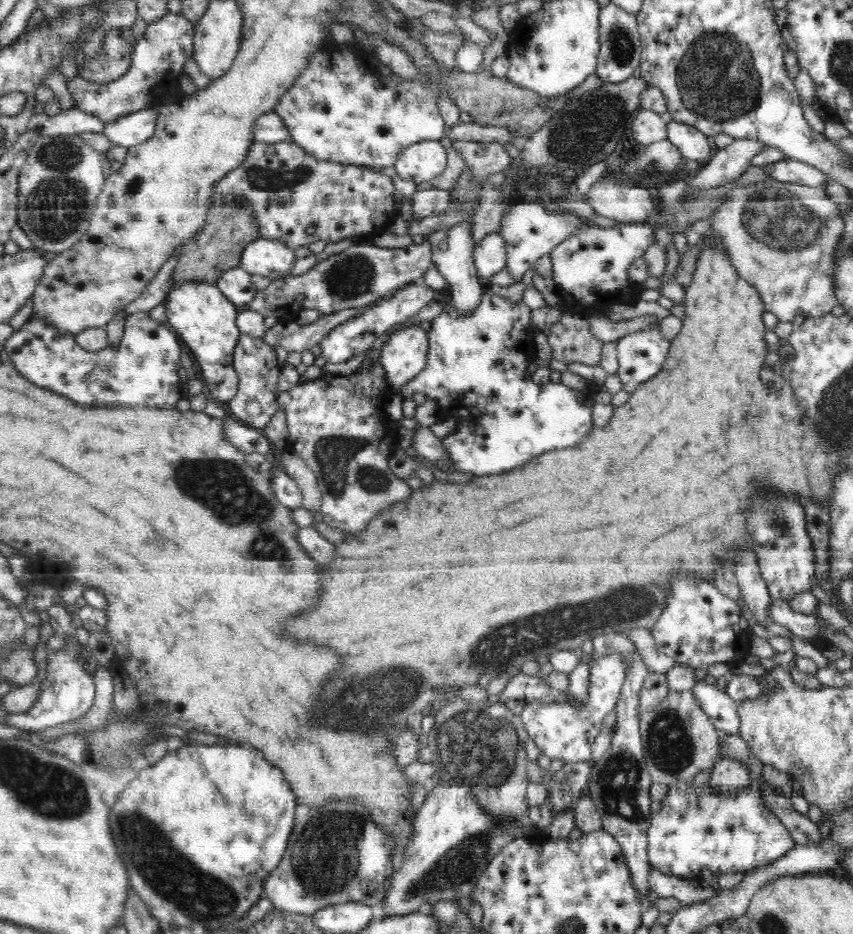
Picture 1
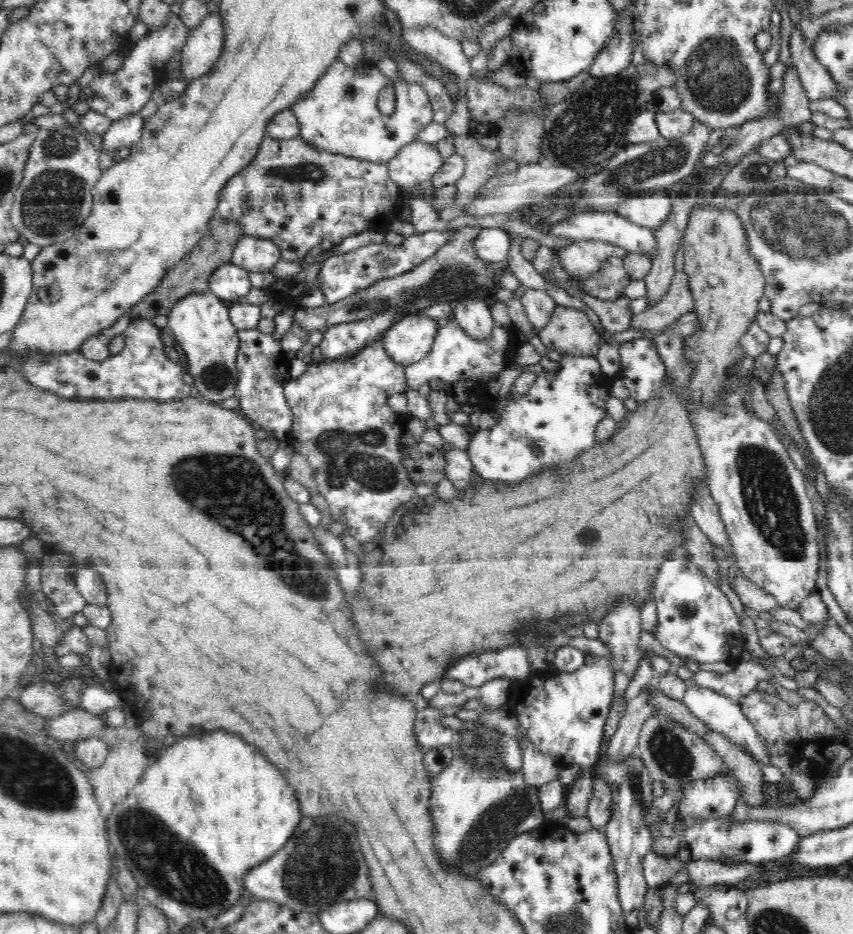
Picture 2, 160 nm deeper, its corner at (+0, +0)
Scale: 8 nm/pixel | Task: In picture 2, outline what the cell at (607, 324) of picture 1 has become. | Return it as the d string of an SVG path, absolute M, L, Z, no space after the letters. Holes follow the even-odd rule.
M676 271L662 300L652 308L633 316L630 329L659 332L663 328L670 327L683 314L692 312L694 297L691 296L688 286L688 275L684 271Z

